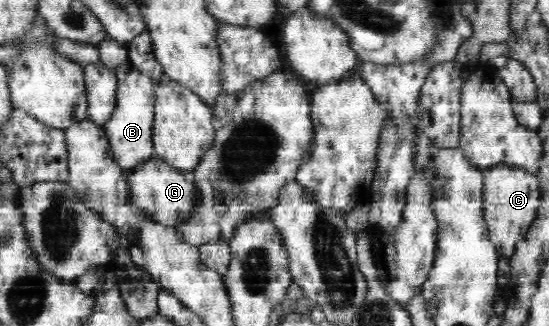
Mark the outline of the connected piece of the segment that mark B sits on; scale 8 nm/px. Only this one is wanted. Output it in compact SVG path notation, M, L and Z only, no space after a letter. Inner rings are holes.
M129 60L115 66L117 75L118 98L117 110L113 118L104 125L114 159L125 172L134 172L150 162L155 155L154 124L155 124L155 89L154 82L148 71L137 69Z

